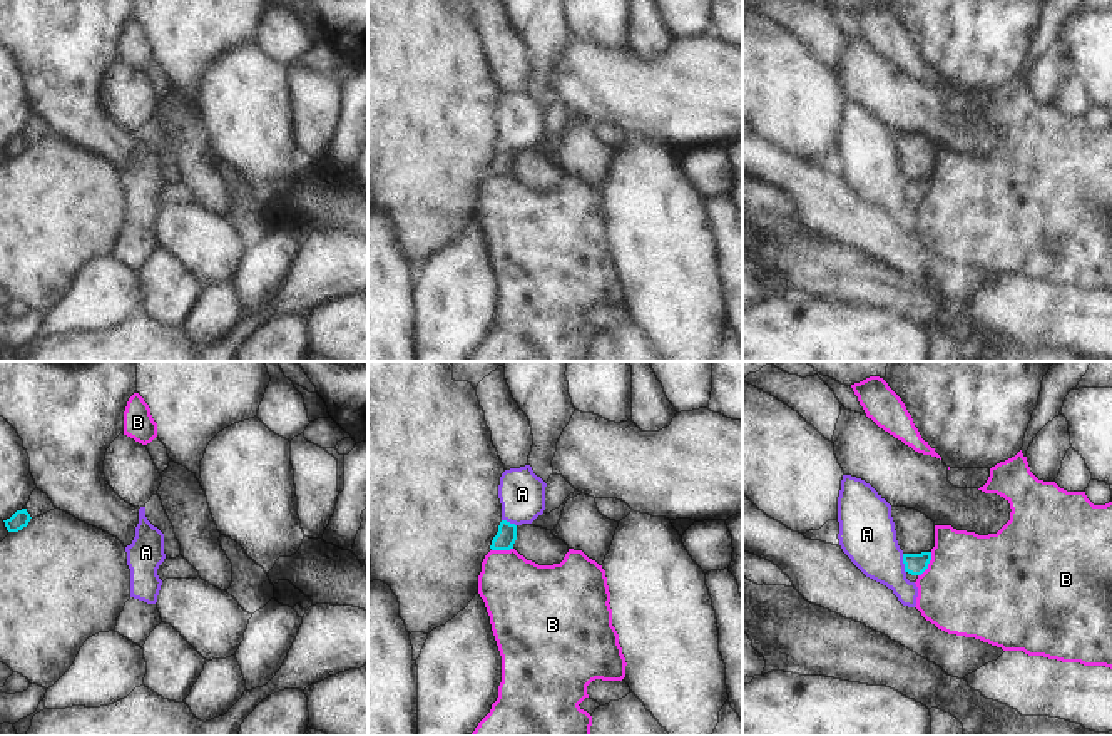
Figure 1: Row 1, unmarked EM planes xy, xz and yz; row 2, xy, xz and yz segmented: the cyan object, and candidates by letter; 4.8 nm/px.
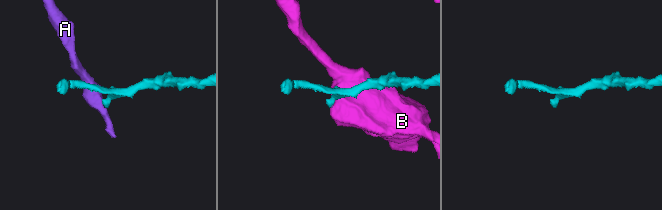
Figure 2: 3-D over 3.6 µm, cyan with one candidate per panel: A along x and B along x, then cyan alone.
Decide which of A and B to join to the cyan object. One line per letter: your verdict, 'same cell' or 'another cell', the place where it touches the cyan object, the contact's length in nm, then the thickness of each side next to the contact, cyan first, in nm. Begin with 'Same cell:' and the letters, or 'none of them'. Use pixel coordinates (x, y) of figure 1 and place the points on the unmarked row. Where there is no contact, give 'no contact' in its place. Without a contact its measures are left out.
Same cell: none of them
A: another cell; meets cyan in yz at (903, 188); contact 100 nm long; 110 nm thick on the cyan side, 280 nm on the other
B: another cell; meets cyan in yz at (928, 188); contact 140 nm long; 110 nm thick on the cyan side, 480 nm on the other

